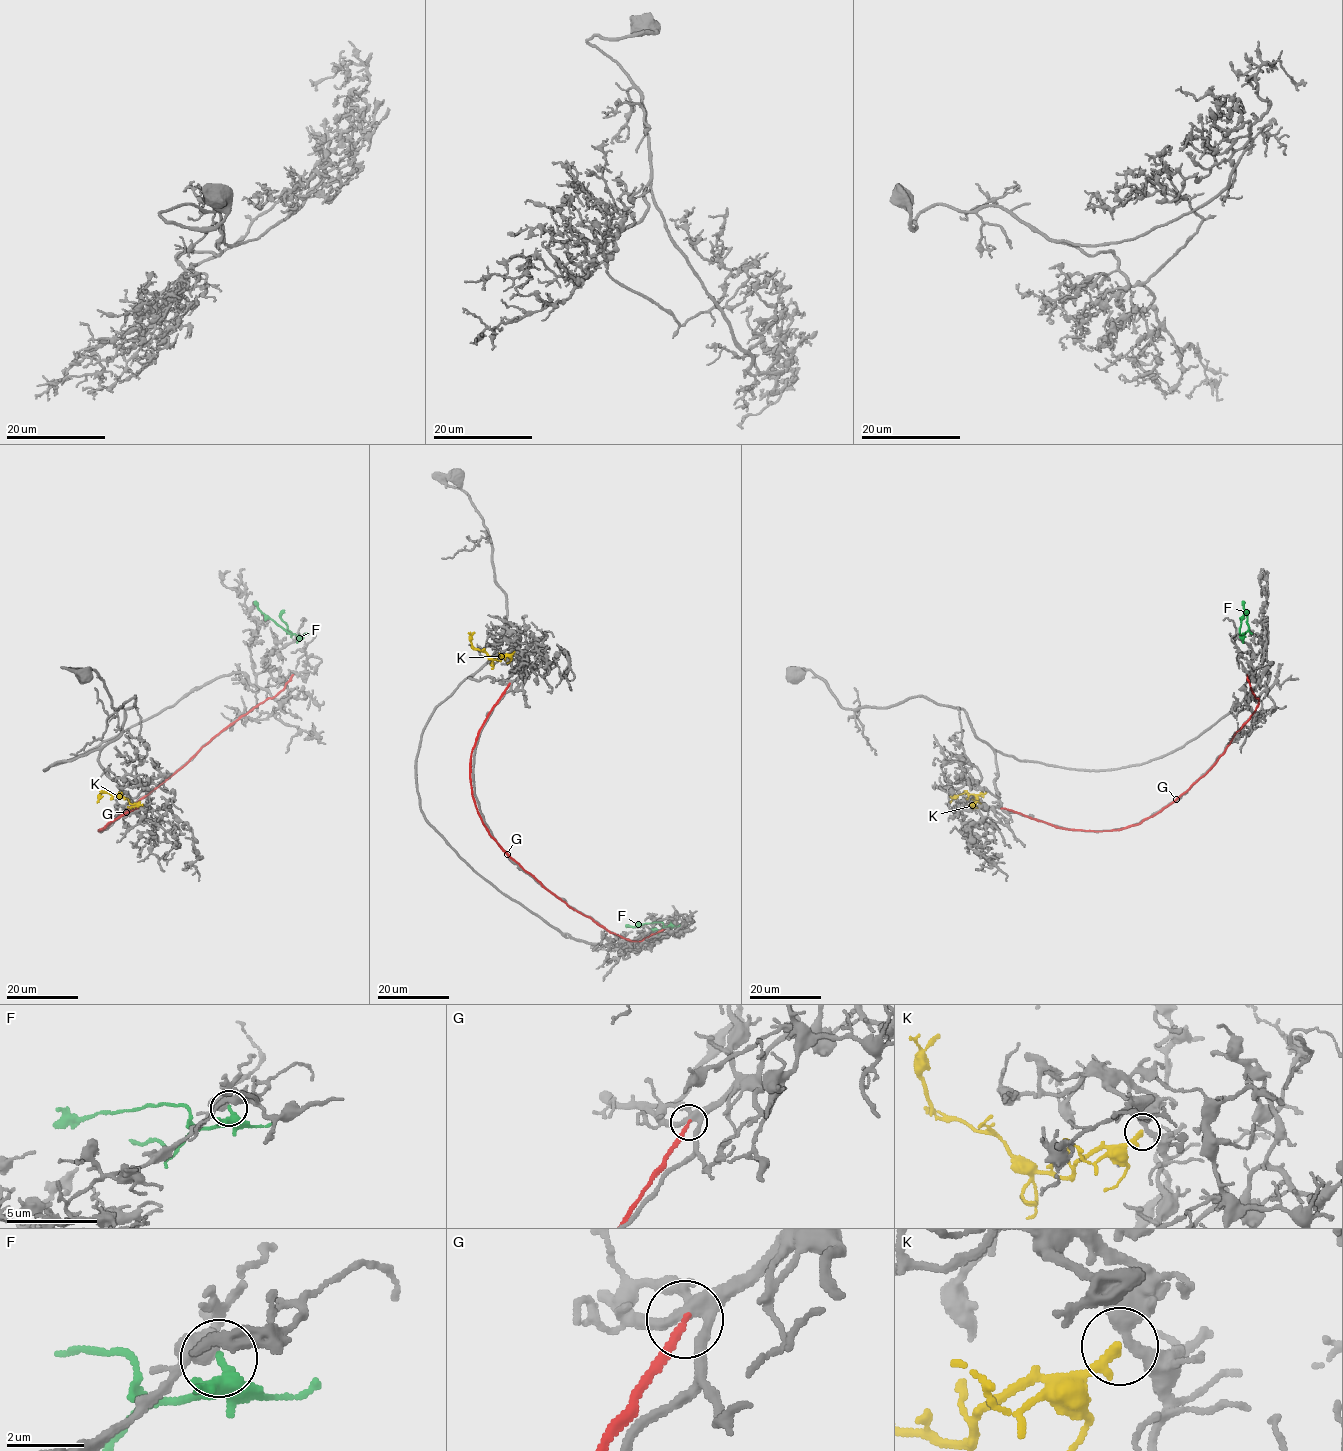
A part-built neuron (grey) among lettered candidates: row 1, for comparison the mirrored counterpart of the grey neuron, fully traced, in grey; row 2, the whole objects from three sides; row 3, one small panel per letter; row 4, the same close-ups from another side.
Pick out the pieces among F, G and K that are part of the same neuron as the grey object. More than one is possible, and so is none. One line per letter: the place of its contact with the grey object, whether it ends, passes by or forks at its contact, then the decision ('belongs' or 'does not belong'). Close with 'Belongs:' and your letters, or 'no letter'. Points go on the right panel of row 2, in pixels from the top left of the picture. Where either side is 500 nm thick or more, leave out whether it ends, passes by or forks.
F: meets grey at (1240, 637); it forks there; does not belong
G: meets grey at (1001, 808); it ends there; does not belong
K: meets grey at (969, 805); it ends there; belongs
Belongs: K

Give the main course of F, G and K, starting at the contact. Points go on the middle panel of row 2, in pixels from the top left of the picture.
F: (670, 923), (667, 926), (659, 922), (626, 924)
G: (509, 683), (478, 733), (470, 760), (472, 797), (488, 833), (546, 888), (611, 933), (641, 941), (665, 929)
K: (514, 652), (499, 661), (491, 658), (473, 647), (468, 633)

